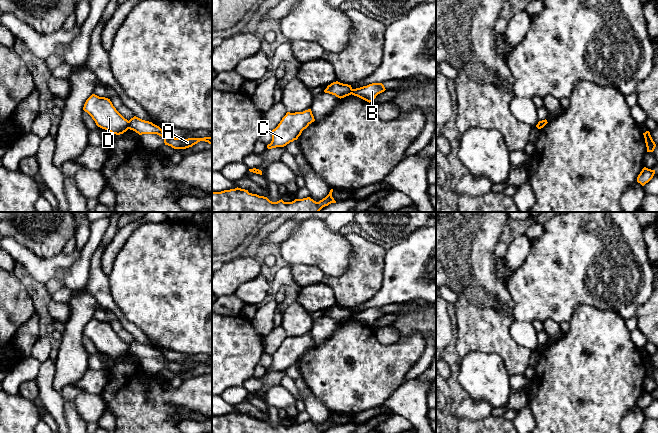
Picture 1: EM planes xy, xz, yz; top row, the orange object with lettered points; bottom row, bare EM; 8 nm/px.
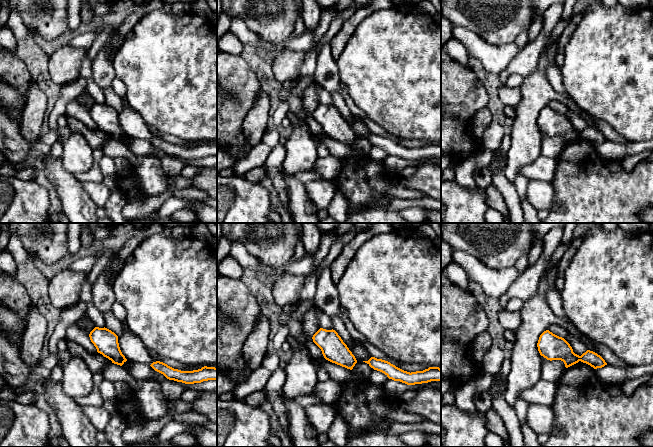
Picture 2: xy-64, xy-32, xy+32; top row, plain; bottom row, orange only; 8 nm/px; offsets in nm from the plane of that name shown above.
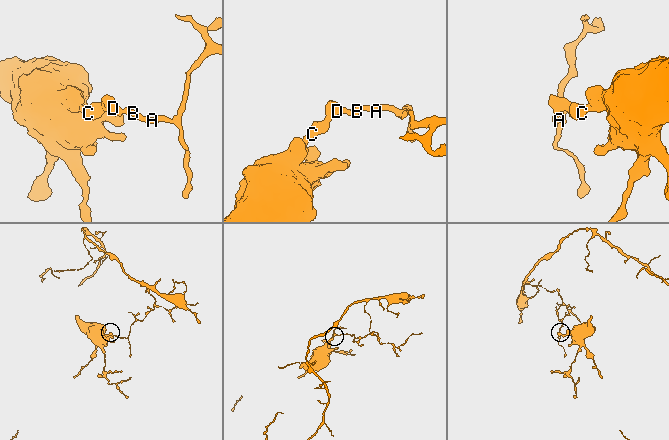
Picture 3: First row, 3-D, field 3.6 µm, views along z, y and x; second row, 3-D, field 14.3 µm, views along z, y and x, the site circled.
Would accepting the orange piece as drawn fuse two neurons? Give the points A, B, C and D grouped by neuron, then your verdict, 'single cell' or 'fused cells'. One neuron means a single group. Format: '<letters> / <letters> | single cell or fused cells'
A B / C D | fused cells

